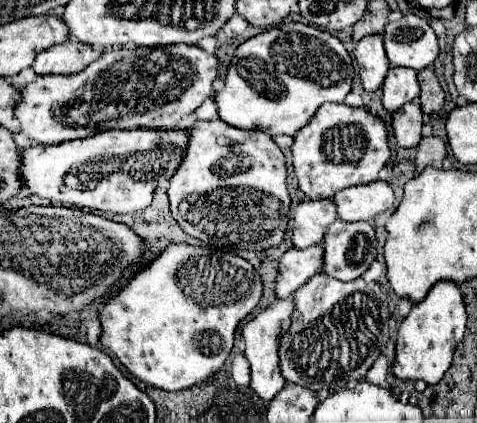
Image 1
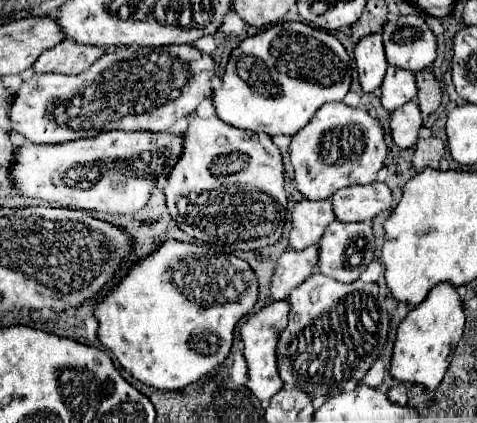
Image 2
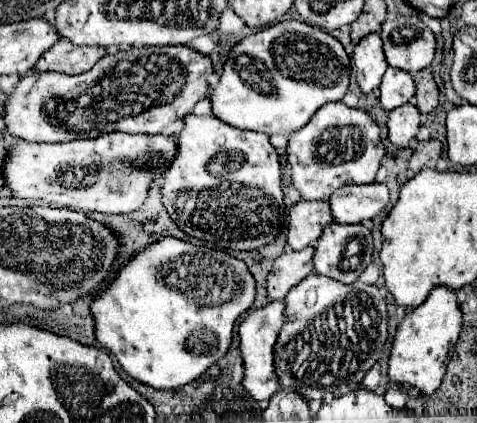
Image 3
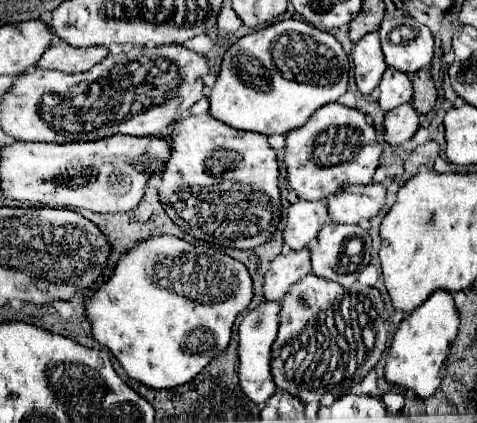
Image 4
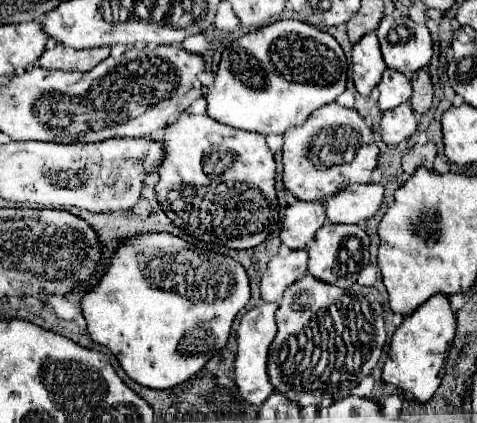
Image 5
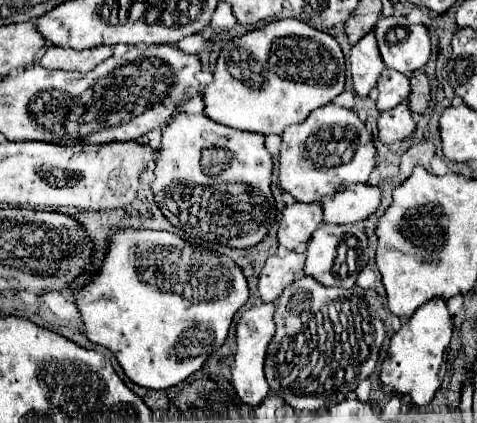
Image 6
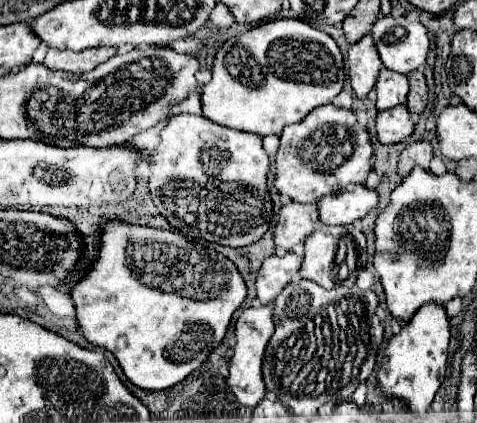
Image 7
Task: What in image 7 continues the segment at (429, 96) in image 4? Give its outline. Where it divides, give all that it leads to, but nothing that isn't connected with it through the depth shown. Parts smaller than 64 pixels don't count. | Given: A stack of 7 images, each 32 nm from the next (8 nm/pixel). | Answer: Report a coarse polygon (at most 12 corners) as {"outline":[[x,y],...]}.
{"outline":[[424,70],[408,74],[410,92],[406,106],[422,114],[428,104]]}

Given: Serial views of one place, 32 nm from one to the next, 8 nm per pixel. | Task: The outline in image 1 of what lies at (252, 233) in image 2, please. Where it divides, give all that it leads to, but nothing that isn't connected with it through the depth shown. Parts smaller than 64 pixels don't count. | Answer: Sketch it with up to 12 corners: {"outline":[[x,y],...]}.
{"outline":[[190,128],[168,186],[180,228],[232,252],[276,246],[290,216],[272,136]]}

